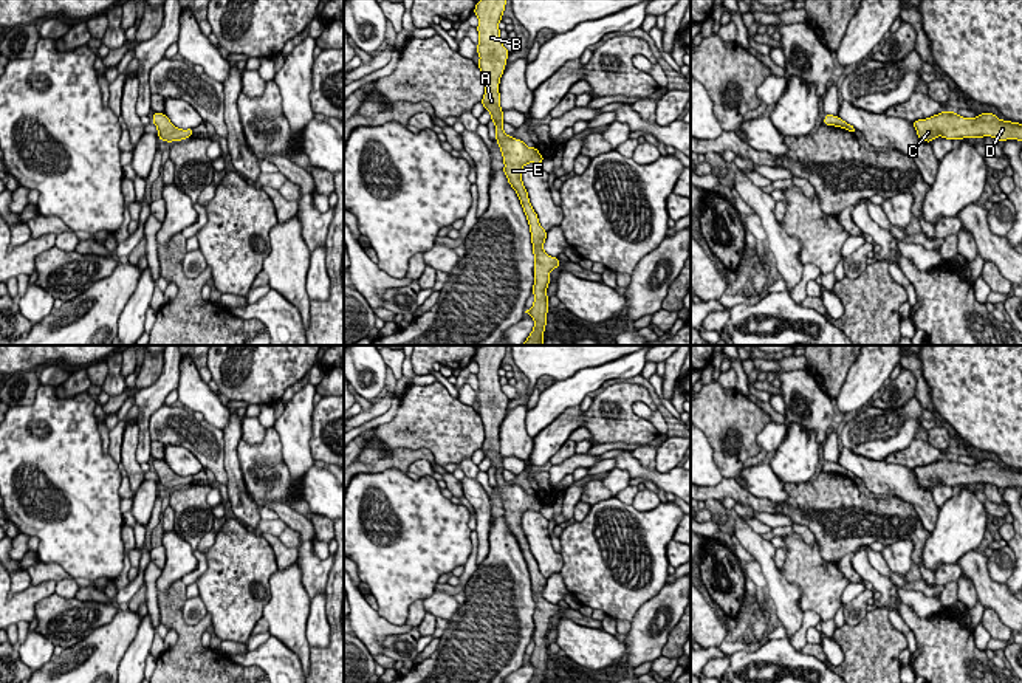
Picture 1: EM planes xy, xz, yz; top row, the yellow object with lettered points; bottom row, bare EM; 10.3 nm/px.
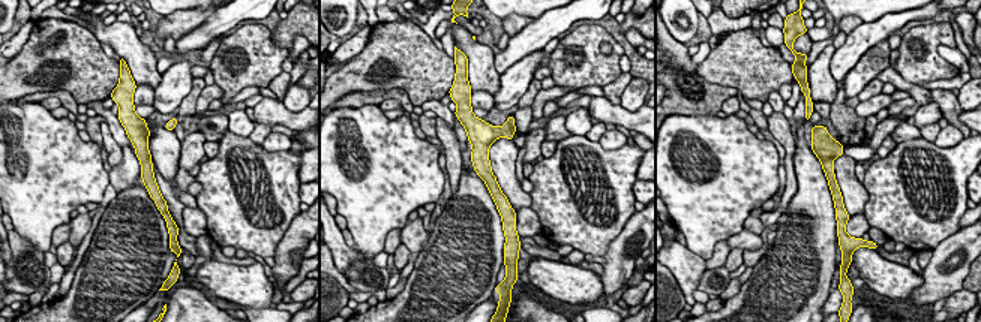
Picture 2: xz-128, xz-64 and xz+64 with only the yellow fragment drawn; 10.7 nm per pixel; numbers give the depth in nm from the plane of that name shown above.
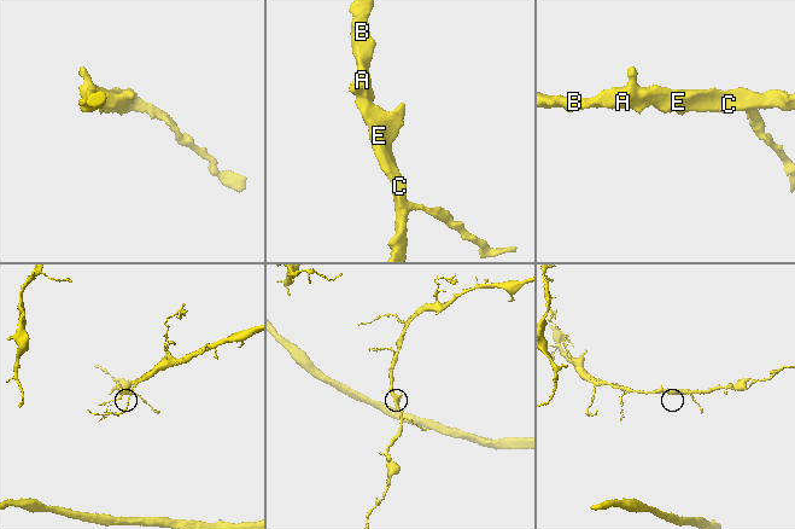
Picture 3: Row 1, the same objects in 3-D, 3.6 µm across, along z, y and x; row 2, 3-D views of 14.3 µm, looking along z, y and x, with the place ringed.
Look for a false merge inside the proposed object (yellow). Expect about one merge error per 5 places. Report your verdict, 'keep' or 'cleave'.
keep

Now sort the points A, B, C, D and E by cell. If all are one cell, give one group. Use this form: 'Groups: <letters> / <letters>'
Groups: A B C D E

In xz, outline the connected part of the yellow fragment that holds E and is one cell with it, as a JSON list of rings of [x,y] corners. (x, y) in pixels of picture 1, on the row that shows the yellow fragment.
[[[480,0],[474,9],[474,14],[480,20],[477,26],[477,53],[480,56],[478,68],[483,74],[485,84],[482,104],[485,110],[491,113],[491,119],[494,121],[496,141],[499,142],[505,163],[503,172],[520,200],[531,232],[534,254],[534,304],[525,313],[534,319],[534,328],[522,345],[542,345],[550,307],[547,287],[550,283],[550,271],[559,268],[559,259],[551,257],[544,251],[547,231],[540,226],[522,181],[522,167],[528,163],[540,164],[545,158],[536,147],[526,147],[523,141],[511,138],[503,132],[505,122],[502,115],[503,110],[500,107],[499,84],[509,53],[502,45],[499,22],[502,20],[505,5],[506,0]]]

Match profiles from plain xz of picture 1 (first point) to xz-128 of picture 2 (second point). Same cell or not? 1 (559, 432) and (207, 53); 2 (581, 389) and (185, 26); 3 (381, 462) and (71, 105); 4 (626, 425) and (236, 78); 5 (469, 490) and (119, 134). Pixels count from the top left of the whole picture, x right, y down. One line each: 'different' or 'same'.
1: different
2: different
3: same
4: same
5: different

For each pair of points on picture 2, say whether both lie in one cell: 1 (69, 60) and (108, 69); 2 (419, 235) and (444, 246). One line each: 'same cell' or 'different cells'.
1: same cell
2: different cells

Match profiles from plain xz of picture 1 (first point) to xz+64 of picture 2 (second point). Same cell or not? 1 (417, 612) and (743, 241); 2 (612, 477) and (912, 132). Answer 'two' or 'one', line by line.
1: two
2: two

